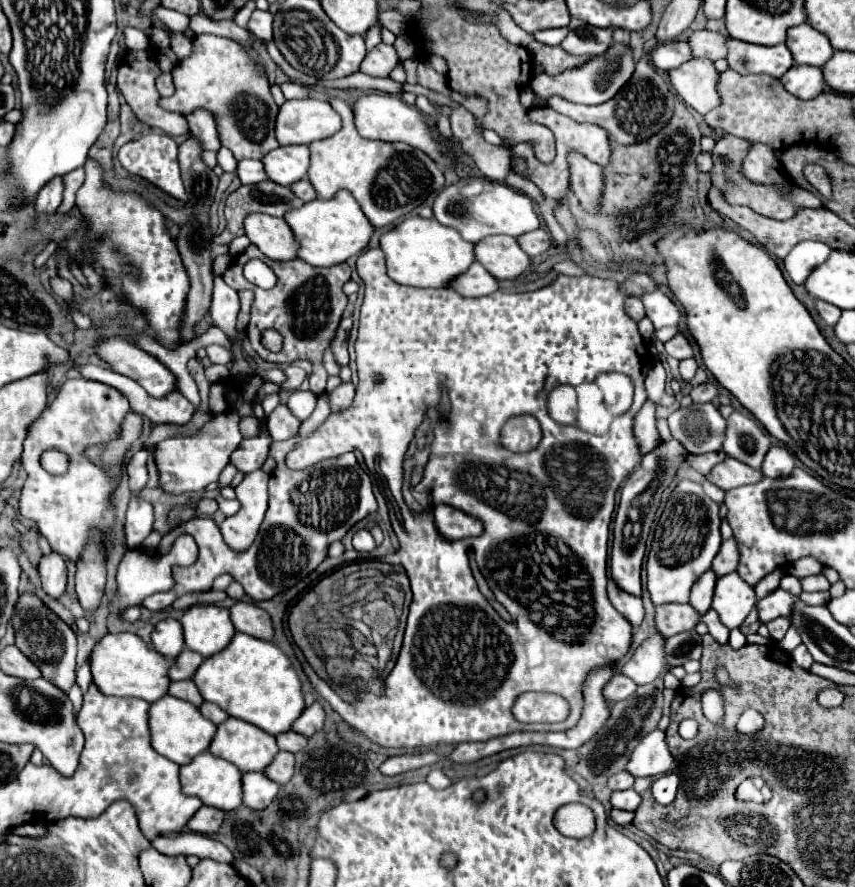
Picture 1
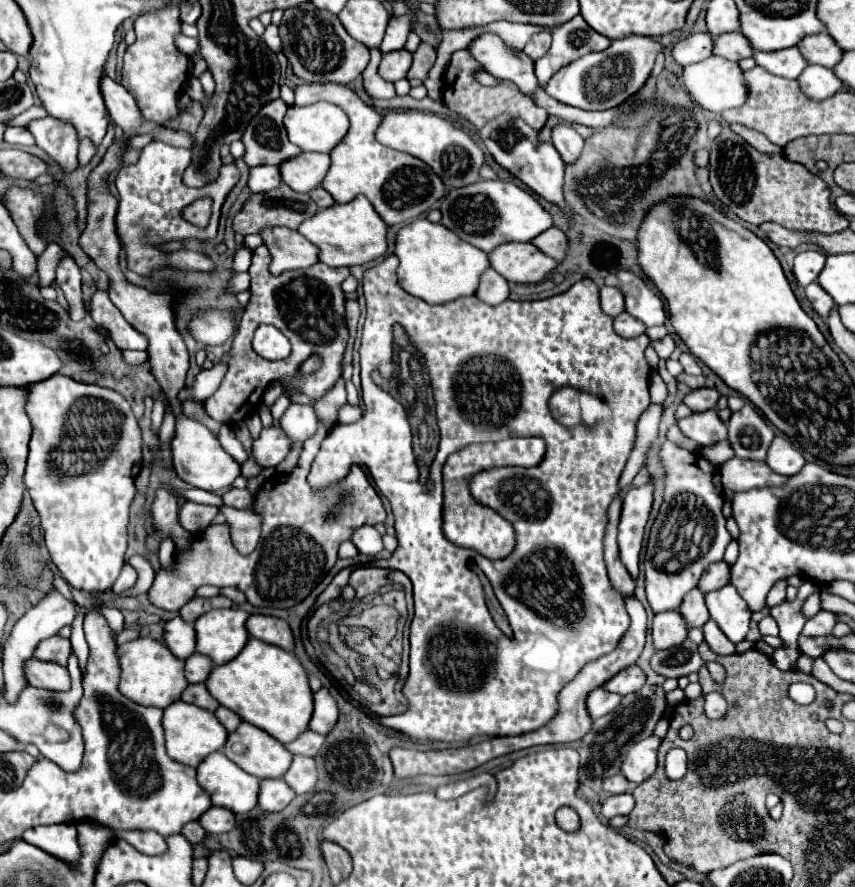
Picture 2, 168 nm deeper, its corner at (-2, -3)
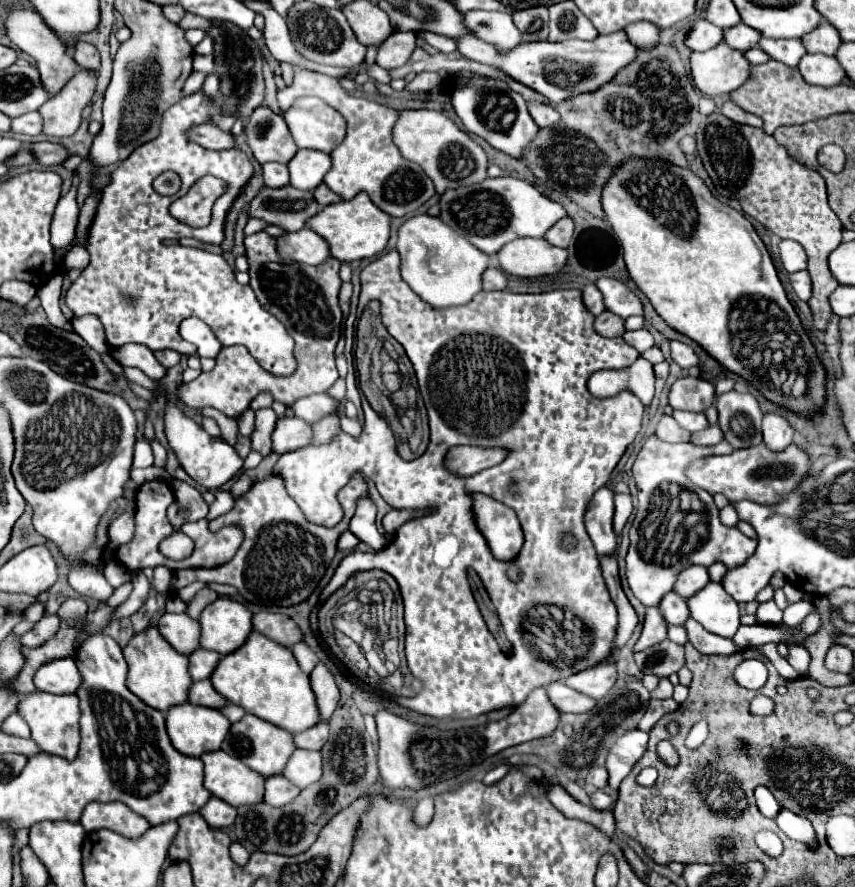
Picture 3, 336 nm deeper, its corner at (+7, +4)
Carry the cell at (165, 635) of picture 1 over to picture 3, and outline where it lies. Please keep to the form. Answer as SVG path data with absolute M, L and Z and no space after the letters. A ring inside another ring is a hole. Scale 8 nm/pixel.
M164 613L158 621L158 631L182 655L198 649L200 625L186 613Z

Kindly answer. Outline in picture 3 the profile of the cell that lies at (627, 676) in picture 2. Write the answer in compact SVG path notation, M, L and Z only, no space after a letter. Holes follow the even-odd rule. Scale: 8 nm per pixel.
M608 661L608 663L598 663L594 667L578 671L566 677L564 683L584 695L590 695L592 699L602 699L602 695L606 695L610 687L614 687L616 679L618 679L616 663Z

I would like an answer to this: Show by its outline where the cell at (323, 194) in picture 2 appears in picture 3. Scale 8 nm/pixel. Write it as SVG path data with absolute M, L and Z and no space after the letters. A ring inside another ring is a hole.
M320 183L314 191L314 199L318 199L318 203L324 207L324 205L330 205L330 203L336 203L336 201L340 201L340 197L336 195L336 193L332 193L324 183Z

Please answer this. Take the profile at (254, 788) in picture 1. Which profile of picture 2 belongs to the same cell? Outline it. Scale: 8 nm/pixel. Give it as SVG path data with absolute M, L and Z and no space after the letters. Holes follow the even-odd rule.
M263 780L259 790L259 808L265 812L279 812L283 810L291 800L295 798L295 792L287 786L285 780Z

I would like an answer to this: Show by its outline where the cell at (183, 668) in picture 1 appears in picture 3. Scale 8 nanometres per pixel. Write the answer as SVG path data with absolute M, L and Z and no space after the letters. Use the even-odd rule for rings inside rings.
M196 649L192 655L188 655L188 671L192 681L202 681L208 679L218 663L220 655L216 651L206 651L206 649Z

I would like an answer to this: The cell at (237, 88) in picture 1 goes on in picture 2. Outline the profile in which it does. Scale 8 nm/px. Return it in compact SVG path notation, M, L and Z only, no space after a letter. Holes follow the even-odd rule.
M279 98L263 106L257 118L247 126L243 142L245 142L245 162L249 166L263 164L283 164L285 160L295 158L299 146L291 144L287 138L287 130L283 126L287 104Z

